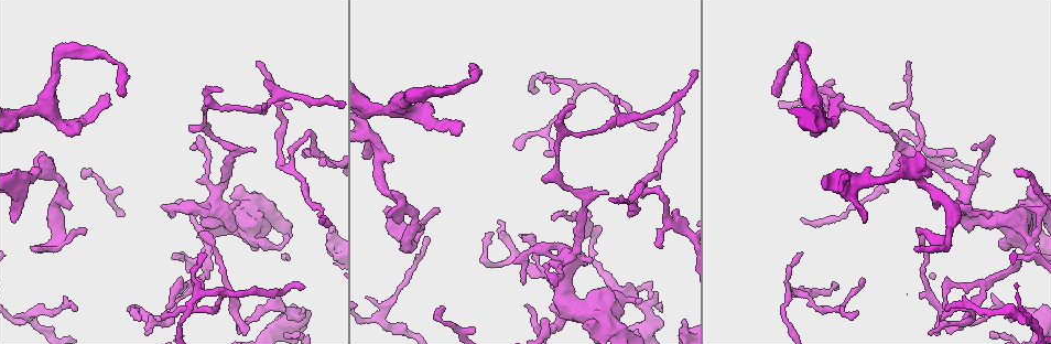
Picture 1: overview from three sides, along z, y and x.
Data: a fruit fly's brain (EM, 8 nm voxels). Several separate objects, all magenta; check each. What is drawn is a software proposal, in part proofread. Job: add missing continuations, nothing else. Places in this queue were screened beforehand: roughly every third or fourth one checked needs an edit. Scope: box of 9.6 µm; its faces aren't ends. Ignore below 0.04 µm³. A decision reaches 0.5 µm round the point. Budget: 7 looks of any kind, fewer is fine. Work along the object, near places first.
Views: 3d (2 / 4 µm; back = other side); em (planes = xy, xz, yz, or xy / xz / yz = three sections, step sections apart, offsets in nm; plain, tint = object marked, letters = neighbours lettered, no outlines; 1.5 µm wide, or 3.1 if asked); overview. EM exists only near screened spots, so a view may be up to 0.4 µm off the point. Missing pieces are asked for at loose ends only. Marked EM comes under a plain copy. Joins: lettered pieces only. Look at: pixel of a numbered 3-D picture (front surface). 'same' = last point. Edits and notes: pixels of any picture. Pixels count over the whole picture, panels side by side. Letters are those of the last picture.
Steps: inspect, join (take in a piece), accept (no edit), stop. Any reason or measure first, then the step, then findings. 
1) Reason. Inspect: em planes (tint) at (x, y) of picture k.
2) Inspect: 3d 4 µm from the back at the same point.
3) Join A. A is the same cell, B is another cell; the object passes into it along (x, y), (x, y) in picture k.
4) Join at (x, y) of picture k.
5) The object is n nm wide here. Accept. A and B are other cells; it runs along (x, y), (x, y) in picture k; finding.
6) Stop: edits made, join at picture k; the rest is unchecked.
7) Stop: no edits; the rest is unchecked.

Thin end. Inspect: em xz step 4 (letters) at (520, 235) of picture 1.

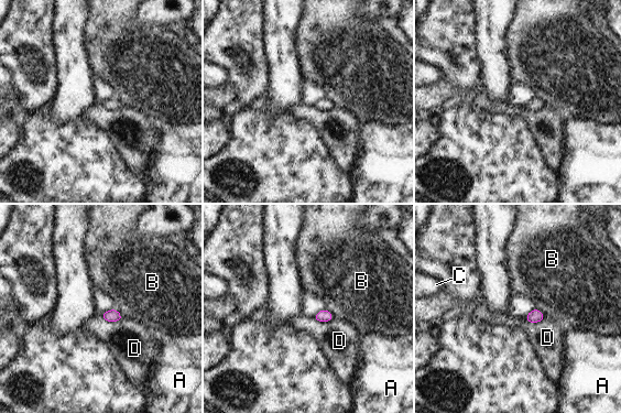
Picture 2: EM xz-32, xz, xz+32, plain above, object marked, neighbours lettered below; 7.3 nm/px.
The longest contact is with D, 180 nm. Accept. A, B, C and D are other cells; no lettered piece goes on from it.

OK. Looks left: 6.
Free end. Inspect: 3d 4 µm at (1030, 188) of picture 1.

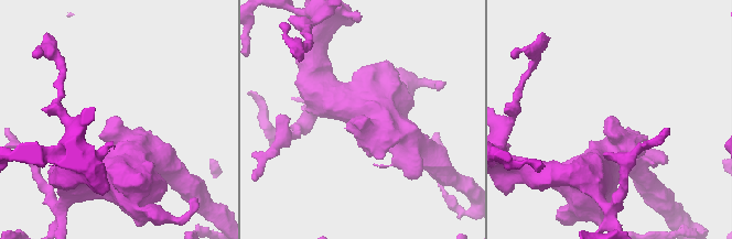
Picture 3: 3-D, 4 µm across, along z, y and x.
Now the EM. Inspect: em planes (tint) at (361, 120) of picture 3.

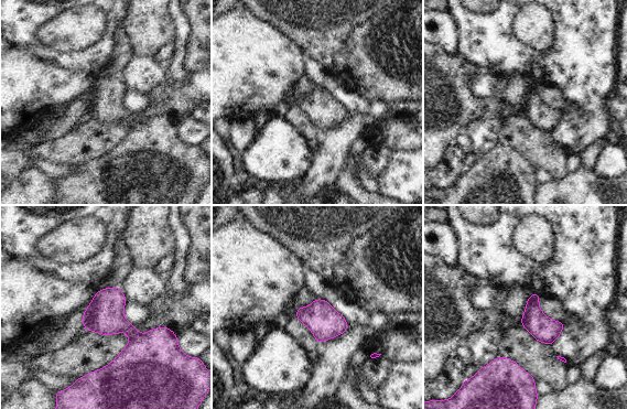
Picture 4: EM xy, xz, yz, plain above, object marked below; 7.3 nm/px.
What lies round it. Inspect: em planes (letters) at the same point.

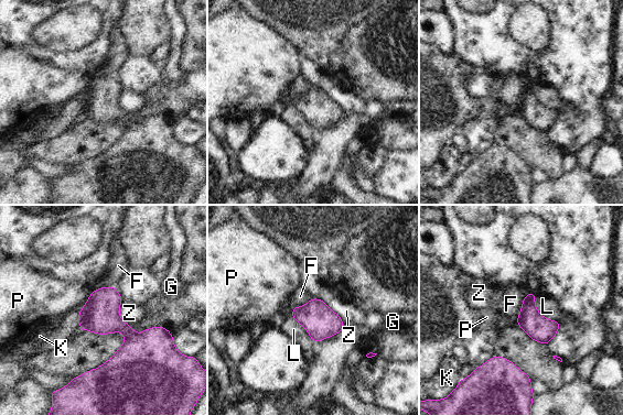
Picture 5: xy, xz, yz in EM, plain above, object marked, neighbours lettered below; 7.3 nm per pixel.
Accept. F, G, K, L, P and Z are other cells; a border runs along (114, 286), (100, 286), (88, 298) in picture 5; none of them fits.

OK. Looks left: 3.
Thin end. Inspect: 3d 4 µm at (573, 104) of picture 1.

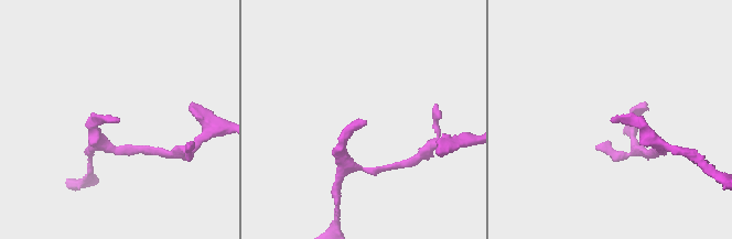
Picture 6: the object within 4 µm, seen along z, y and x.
Now the EM. Inspect: em yz step 4 (letters) at (116, 119) of picture 6.

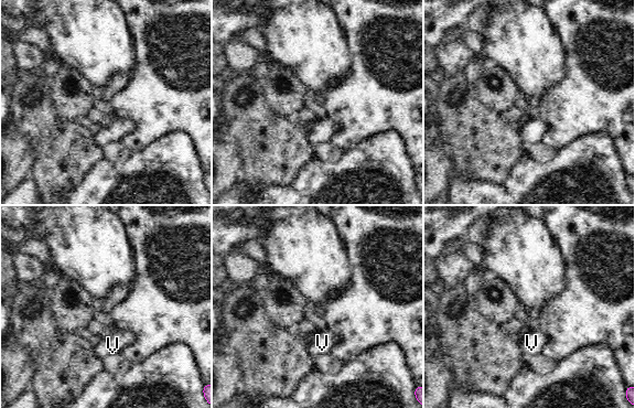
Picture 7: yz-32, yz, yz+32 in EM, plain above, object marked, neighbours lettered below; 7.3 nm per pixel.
Cut it another way. Inspect: em planes (letters) at the same point.

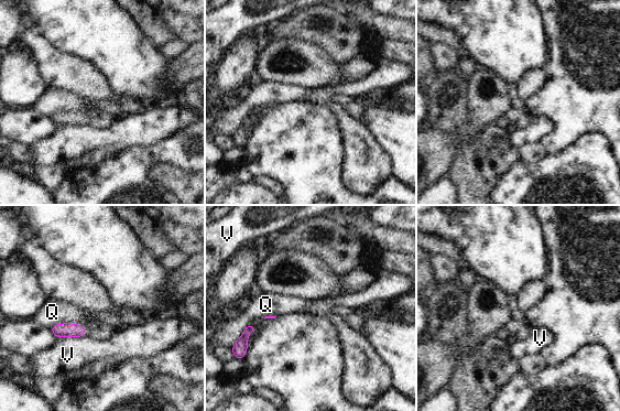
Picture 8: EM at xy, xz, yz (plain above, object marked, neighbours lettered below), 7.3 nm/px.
Accept. Q and V are other cells; a border runs along (84, 325), (56, 323), (50, 330) in picture 8; no lettered piece goes on from it.

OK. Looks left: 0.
Stop: no edits; the rest is unchecked.

